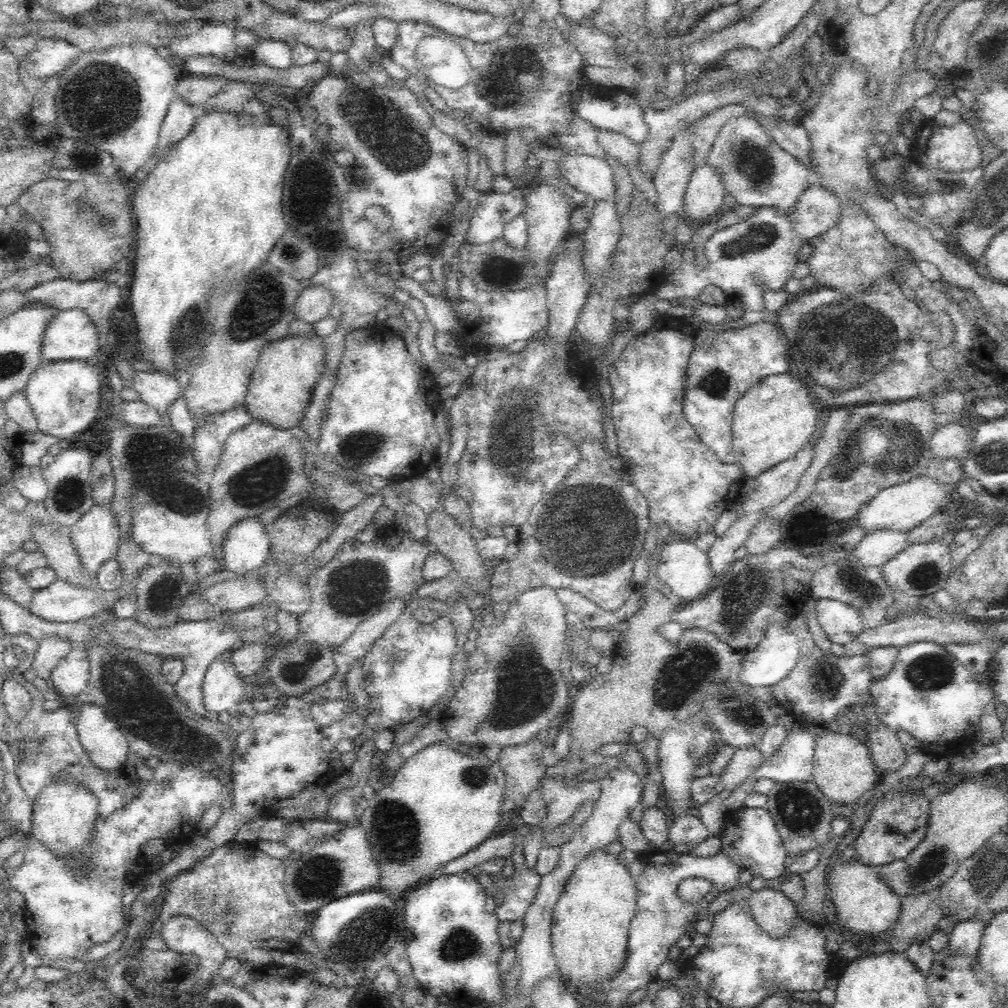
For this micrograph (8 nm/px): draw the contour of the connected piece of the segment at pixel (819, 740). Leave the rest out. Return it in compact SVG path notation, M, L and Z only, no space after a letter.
M842 728L838 734L824 732L816 736L816 754L814 754L814 784L820 788L826 800L830 800L836 808L846 804L856 804L866 792L874 790L882 782L882 774L878 766L870 758L870 748L866 748L860 738L844 734Z

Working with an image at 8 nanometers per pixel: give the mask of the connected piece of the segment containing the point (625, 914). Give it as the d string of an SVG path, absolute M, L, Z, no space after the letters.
M592 852L578 864L552 916L552 952L556 968L572 986L578 990L602 990L604 982L626 966L630 920L636 916L636 904L638 890L622 860L608 852Z

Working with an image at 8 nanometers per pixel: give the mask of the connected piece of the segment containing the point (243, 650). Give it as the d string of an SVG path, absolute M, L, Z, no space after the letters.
M240 644L234 652L228 654L236 672L244 680L254 680L260 672L264 672L264 666L268 664L264 648L266 644Z

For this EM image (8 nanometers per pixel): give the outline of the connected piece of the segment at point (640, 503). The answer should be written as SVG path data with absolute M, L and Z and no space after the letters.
M592 440L592 442L582 442L580 446L580 462L570 470L570 474L566 476L566 480L562 480L562 484L558 484L558 488L554 488L554 492L550 492L550 496L544 496L534 508L532 508L532 512L530 512L530 518L528 518L528 522L524 522L522 526L520 526L520 538L518 538L518 554L516 554L516 558L514 560L502 560L492 572L490 572L490 578L488 578L488 584L486 584L486 592L490 592L490 596L492 596L492 600L496 600L496 602L514 602L514 600L518 600L518 596L522 596L524 592L530 592L530 590L534 590L534 588L538 588L538 586L550 586L550 588L570 588L570 590L574 590L574 592L578 592L578 594L582 594L584 598L588 598L588 600L592 600L594 604L598 604L602 610L608 610L608 612L616 612L618 608L622 608L626 602L628 602L628 598L632 598L632 594L636 594L638 592L638 586L636 586L636 582L634 582L634 578L632 578L632 572L634 572L634 564L636 564L636 560L638 560L638 552L642 550L642 544L644 544L644 540L646 540L646 532L650 530L650 504L648 504L648 498L646 496L642 496L642 492L634 486L634 484L628 484L628 482L624 482L622 478L620 478L620 474L622 472L616 472L614 468L612 468L612 464L610 464L610 456L606 454L606 446L602 444L602 442L598 442L598 440Z

